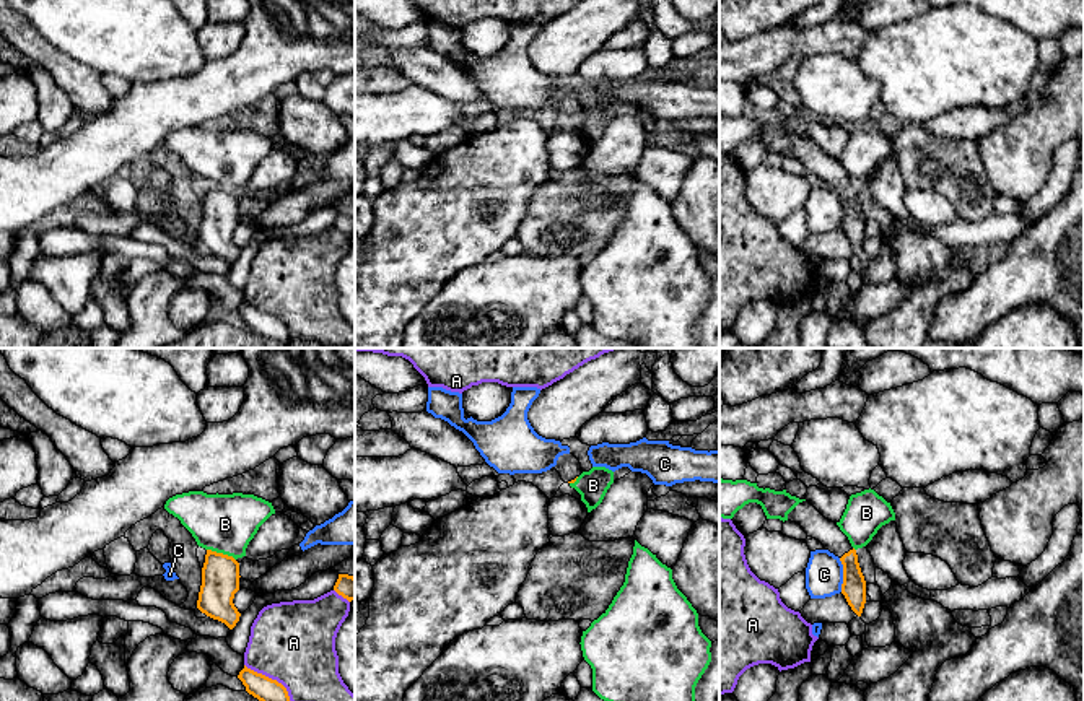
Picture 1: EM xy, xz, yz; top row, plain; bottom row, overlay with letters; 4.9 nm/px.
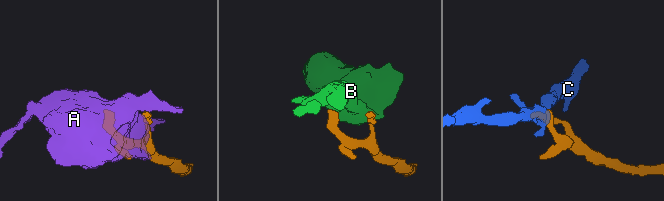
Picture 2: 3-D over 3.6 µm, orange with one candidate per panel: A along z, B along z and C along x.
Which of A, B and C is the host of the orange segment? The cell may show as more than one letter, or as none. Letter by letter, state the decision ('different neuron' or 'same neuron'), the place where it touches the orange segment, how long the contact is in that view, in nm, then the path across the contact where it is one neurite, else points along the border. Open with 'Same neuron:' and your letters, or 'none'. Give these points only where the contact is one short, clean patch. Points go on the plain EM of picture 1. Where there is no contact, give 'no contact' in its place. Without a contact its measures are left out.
Same neuron: none
A: different neuron; contact xy (270, 314); length 300 nm
B: different neuron; contact xy (222, 189); length 160 nm; border xy (207, 184), (227, 189), (235, 195)
C: different neuron; contact yz (843, 210); length 170 nm

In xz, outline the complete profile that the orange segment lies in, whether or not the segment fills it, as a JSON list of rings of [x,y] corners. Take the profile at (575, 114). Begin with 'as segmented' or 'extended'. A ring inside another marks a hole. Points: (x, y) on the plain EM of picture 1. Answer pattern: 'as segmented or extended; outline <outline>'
extended; outline [[[573,89],[560,91],[555,106],[560,109],[565,119],[575,119],[583,109],[581,99]]]

